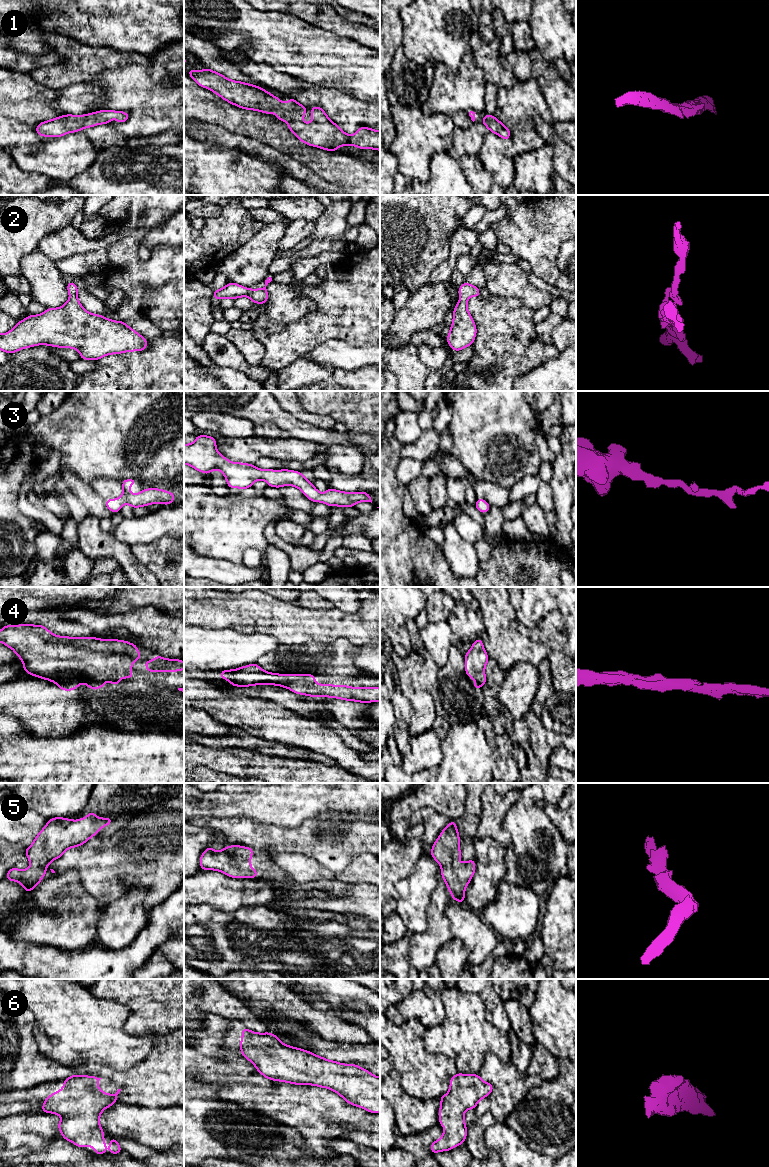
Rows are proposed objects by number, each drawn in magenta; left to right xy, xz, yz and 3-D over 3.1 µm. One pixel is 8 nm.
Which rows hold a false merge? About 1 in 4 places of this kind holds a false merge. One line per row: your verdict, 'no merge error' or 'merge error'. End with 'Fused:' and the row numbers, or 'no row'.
1: no merge error
2: no merge error
3: no merge error
4: no merge error
5: no merge error
6: no merge error
Fused: no row

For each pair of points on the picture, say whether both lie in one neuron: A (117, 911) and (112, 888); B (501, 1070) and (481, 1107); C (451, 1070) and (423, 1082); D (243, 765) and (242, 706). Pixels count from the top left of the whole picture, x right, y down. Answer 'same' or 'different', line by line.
A: different
B: same
C: same
D: different

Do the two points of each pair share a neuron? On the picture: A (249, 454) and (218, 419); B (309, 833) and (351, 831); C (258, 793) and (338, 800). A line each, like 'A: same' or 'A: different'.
A: different
B: same
C: same

